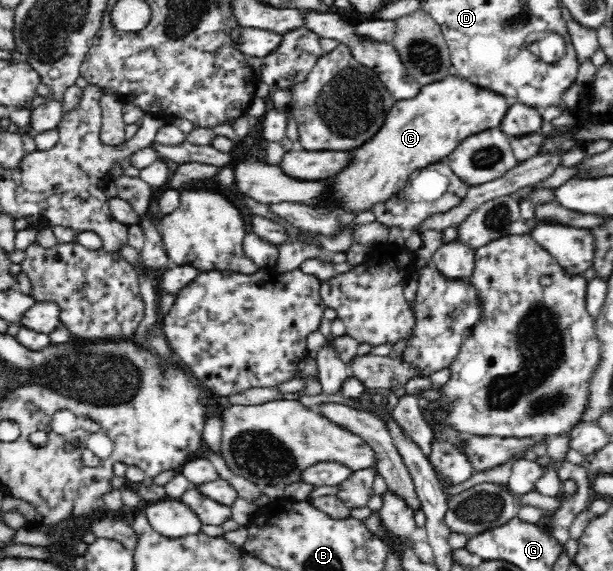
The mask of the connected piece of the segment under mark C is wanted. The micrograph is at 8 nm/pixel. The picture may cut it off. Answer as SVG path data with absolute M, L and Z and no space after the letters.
M449 75L422 86L416 97L396 100L380 129L362 145L350 149L350 165L324 179L328 187L320 195L316 209L320 212L362 213L374 204L388 201L408 181L414 169L444 160L458 144L482 130L496 128L506 115L507 100L481 89L461 76Z

